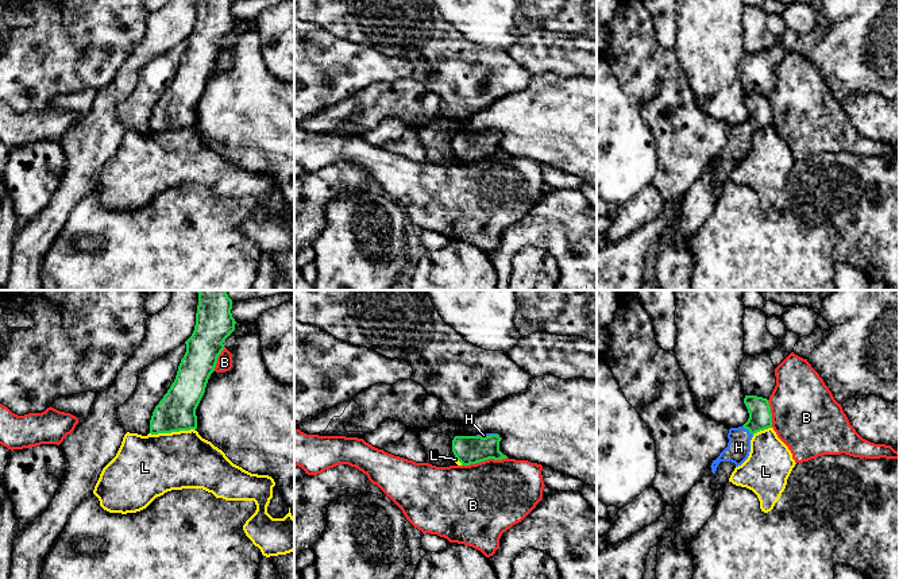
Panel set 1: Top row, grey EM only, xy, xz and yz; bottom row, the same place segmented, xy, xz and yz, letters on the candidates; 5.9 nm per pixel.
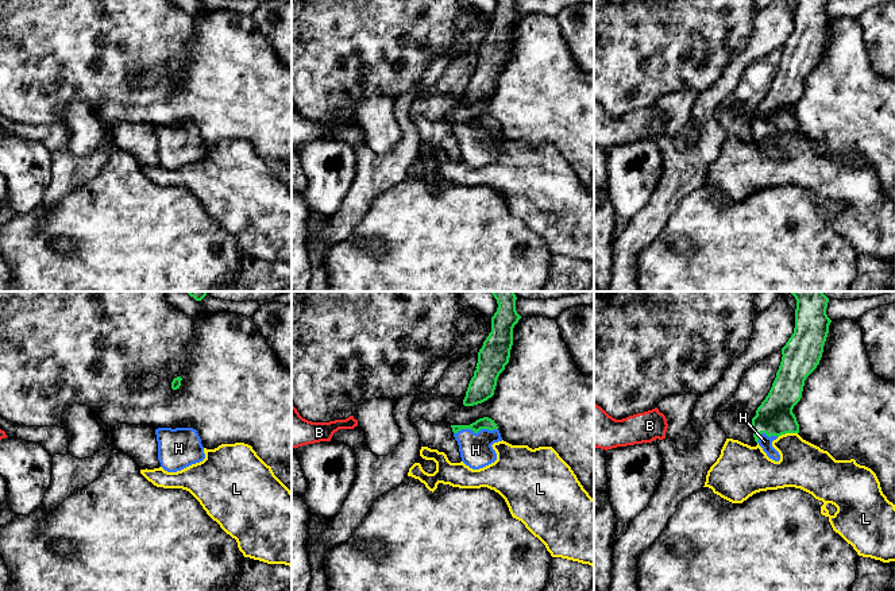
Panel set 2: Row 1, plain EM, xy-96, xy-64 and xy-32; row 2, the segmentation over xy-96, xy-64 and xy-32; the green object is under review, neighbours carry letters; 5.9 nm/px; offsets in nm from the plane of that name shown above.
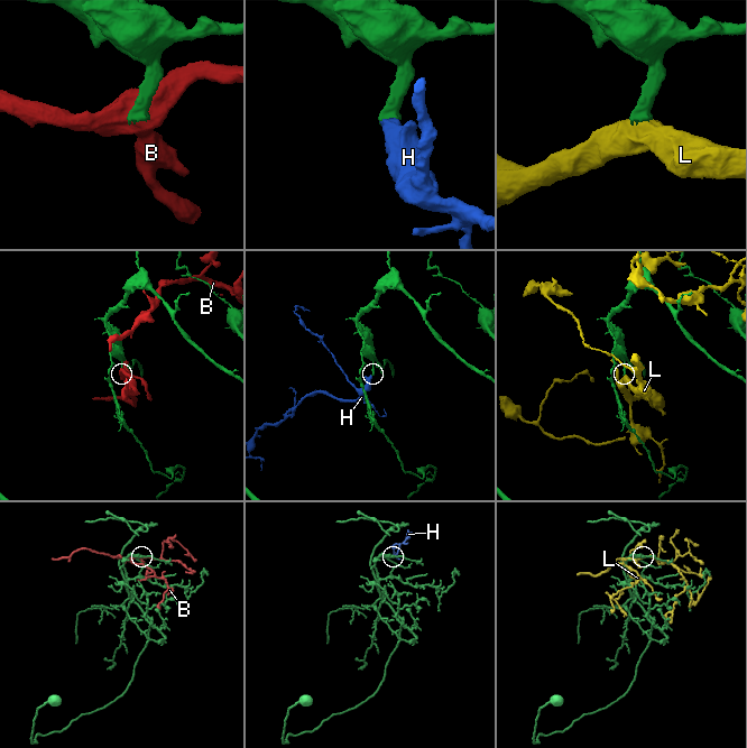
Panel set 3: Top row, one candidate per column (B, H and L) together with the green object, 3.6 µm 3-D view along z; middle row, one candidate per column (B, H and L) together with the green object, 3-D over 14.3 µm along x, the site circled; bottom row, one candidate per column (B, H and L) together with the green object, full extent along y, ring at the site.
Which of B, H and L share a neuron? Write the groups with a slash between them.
B / H / L

